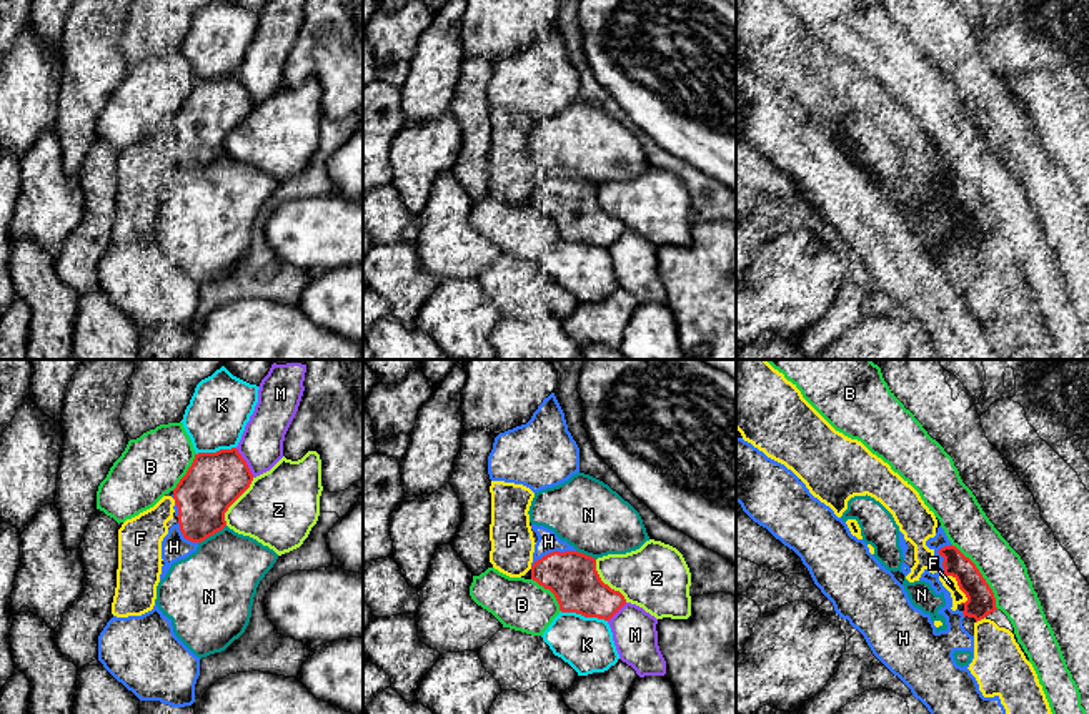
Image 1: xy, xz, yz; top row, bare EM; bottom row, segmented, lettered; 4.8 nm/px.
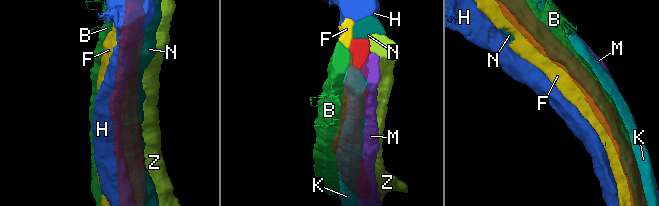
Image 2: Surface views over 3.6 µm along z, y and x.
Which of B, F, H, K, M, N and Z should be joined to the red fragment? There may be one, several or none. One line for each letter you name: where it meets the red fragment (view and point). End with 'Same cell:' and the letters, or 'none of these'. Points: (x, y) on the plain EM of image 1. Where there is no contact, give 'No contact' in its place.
Same cell: none of these

